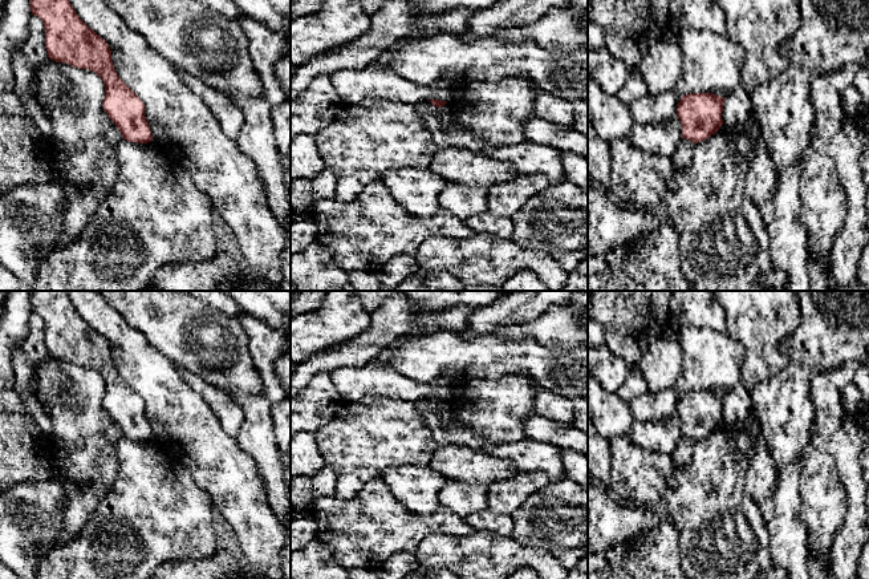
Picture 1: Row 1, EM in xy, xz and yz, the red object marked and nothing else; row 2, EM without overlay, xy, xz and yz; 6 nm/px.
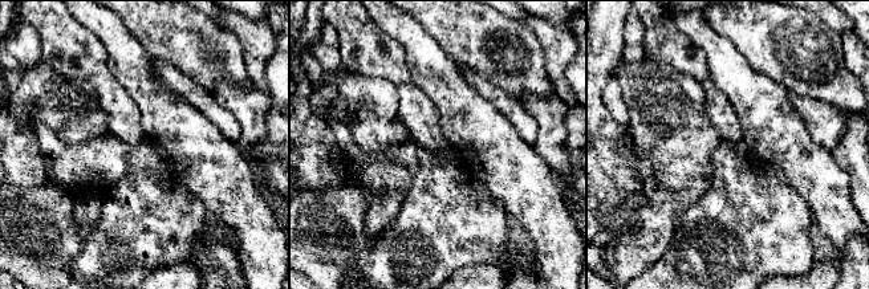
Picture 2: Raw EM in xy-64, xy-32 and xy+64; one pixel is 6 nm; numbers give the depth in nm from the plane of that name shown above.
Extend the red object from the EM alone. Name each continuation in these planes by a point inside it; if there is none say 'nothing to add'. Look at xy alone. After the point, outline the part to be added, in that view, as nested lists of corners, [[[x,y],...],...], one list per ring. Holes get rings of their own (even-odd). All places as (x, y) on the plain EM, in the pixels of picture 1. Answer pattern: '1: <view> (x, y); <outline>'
nothing to add

